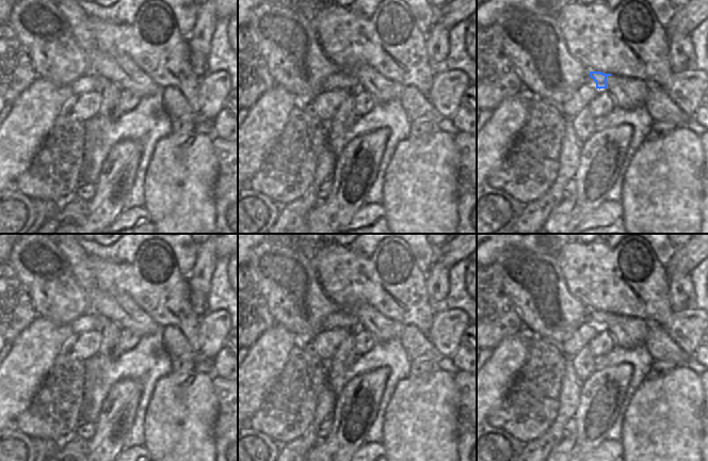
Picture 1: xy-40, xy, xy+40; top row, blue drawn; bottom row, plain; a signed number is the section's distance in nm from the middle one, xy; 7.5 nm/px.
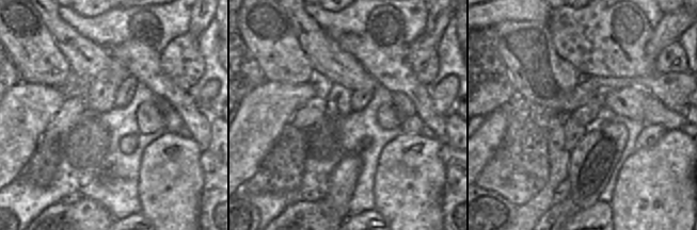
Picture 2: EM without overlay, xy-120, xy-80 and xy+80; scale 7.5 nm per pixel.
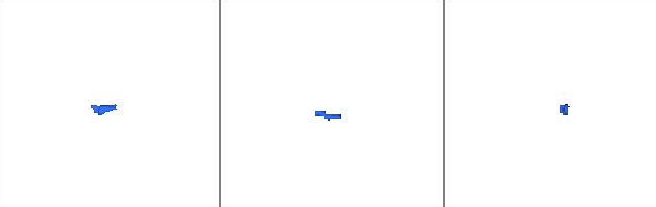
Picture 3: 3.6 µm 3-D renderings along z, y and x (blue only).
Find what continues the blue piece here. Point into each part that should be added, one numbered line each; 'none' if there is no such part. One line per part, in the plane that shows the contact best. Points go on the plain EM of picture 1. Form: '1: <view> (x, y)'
1: xy+40 (588, 319)

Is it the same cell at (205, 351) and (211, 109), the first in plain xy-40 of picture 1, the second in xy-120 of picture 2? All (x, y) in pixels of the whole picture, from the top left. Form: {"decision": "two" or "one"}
{"decision": "two"}

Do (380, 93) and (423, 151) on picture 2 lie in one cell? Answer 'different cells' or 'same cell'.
different cells

